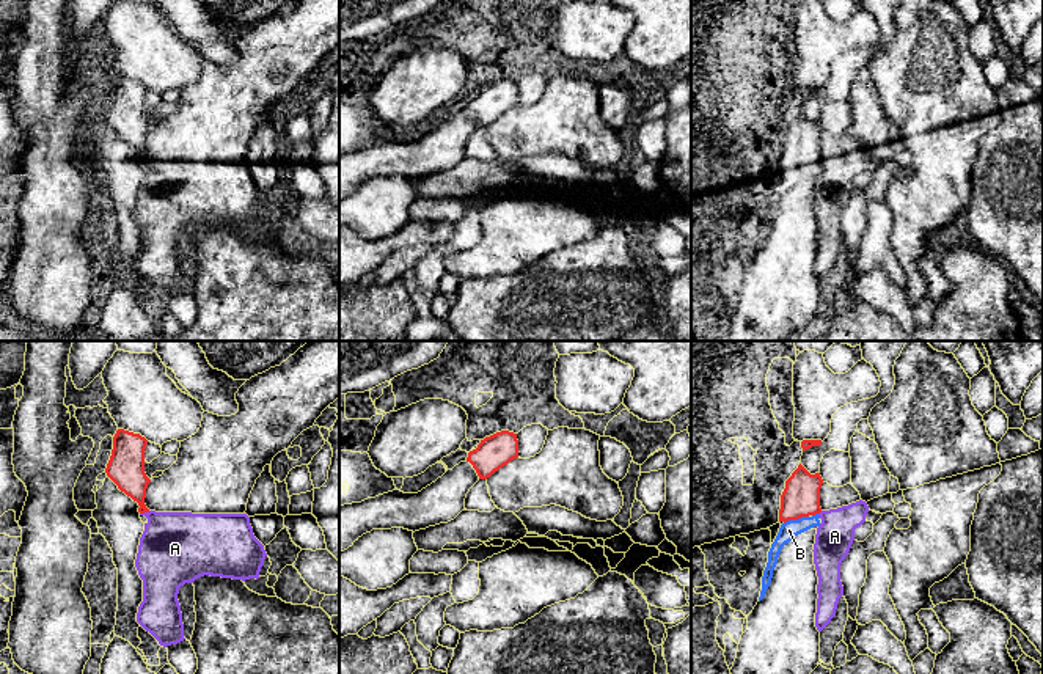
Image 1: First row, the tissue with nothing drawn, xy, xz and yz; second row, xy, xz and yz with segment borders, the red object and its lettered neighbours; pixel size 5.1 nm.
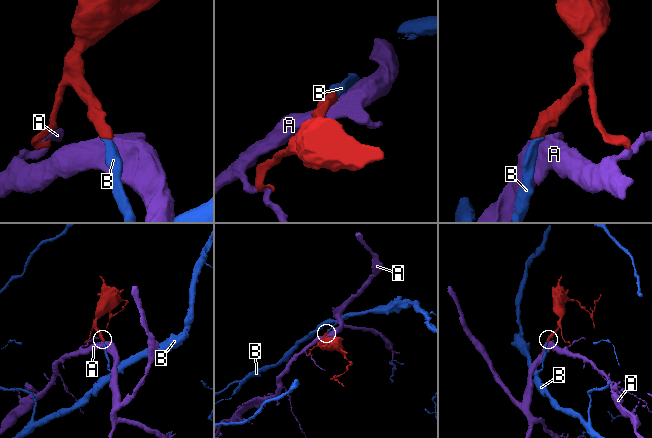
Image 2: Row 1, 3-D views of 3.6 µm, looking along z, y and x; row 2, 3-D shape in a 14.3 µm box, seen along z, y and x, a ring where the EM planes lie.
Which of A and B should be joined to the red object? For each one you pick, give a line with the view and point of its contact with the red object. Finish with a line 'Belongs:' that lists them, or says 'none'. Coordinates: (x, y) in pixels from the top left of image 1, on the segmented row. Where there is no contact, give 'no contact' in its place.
B: yz (795, 519)
Belongs: B

